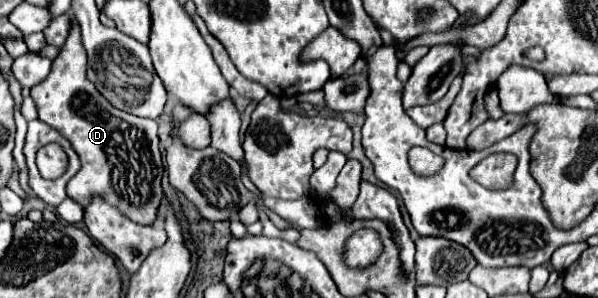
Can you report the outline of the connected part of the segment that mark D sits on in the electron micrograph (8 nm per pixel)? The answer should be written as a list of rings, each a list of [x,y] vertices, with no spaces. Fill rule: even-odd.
[[[75,21],[65,45],[53,59],[49,75],[31,89],[39,119],[63,133],[81,159],[81,169],[67,183],[67,197],[79,201],[83,209],[87,209],[91,197],[107,197],[131,221],[153,225],[163,199],[157,121],[115,109],[87,79],[85,65],[87,57],[81,45],[79,23]]]

